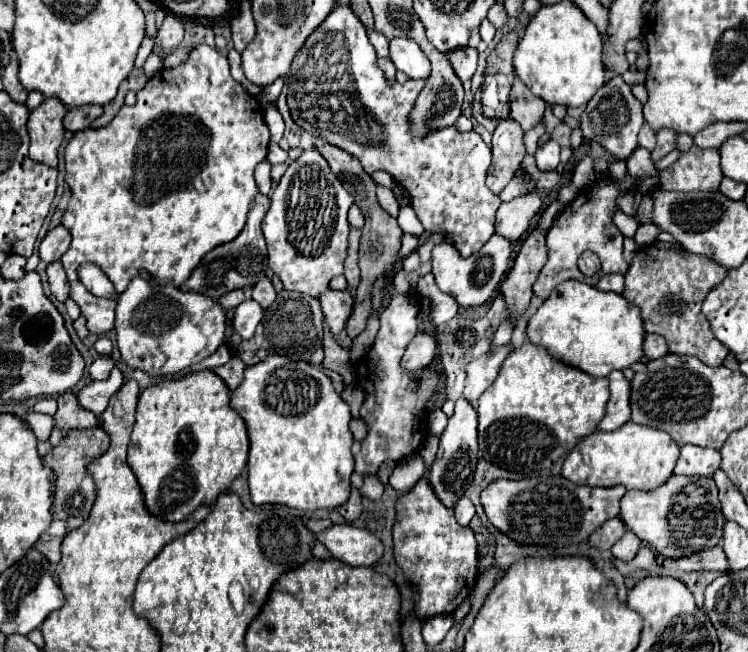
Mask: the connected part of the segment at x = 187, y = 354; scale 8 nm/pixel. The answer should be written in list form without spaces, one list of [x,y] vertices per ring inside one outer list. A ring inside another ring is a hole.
[[[135,277],[129,287],[117,295],[117,315],[115,315],[115,331],[117,331],[117,345],[121,357],[127,365],[141,369],[149,377],[163,377],[163,375],[177,375],[185,367],[191,367],[205,357],[209,357],[225,339],[225,323],[227,315],[225,309],[207,295],[193,293],[193,291],[165,291],[161,285],[153,285],[141,277]]]

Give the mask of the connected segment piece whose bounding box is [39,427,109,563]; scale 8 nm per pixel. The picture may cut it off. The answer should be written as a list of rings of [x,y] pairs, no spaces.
[[[101,427],[71,429],[71,431],[67,431],[65,439],[57,447],[53,447],[51,453],[47,453],[43,457],[43,463],[49,465],[53,475],[55,475],[55,501],[53,501],[53,507],[51,507],[53,523],[41,535],[39,549],[51,563],[57,563],[61,559],[61,541],[63,541],[65,533],[71,531],[71,527],[81,525],[85,521],[85,517],[89,515],[89,505],[93,505],[95,491],[93,491],[93,479],[87,475],[85,465],[91,457],[105,451],[107,443],[109,443],[109,437]]]

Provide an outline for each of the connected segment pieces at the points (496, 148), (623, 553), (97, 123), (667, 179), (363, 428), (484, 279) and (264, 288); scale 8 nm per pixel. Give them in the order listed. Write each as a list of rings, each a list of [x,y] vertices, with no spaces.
[[[507,117],[497,121],[493,131],[493,161],[487,175],[487,187],[493,193],[499,193],[515,177],[525,157],[523,129],[517,125],[519,123],[513,117]]]
[[[627,531],[615,545],[613,545],[613,557],[621,559],[621,561],[631,561],[637,551],[641,549],[641,539],[633,533],[633,531]]]
[[[117,93],[117,97],[111,101],[111,103],[107,103],[105,105],[105,109],[103,109],[103,115],[101,117],[97,117],[93,123],[91,123],[91,127],[93,129],[97,129],[97,127],[103,127],[103,125],[107,125],[115,115],[117,115],[117,111],[121,109],[121,105],[123,105],[123,97],[125,95],[121,95],[121,93]]]
[[[691,147],[687,153],[661,171],[661,189],[665,191],[717,191],[723,179],[717,149]]]
[[[353,418],[350,422],[350,429],[354,439],[359,442],[362,441],[368,433],[368,427],[361,418]]]
[[[493,235],[483,247],[481,251],[463,257],[451,243],[443,241],[439,243],[433,253],[431,253],[431,263],[433,263],[433,275],[435,275],[435,283],[437,287],[451,295],[461,307],[477,307],[483,305],[485,301],[489,301],[495,293],[495,289],[499,287],[501,279],[505,277],[507,269],[509,269],[509,257],[511,257],[511,245],[513,241],[501,235]]]
[[[263,277],[263,279],[253,287],[253,299],[255,299],[263,309],[267,309],[267,307],[275,301],[275,297],[277,297],[277,291],[275,291],[275,287],[273,287],[273,283],[271,283],[269,277]]]

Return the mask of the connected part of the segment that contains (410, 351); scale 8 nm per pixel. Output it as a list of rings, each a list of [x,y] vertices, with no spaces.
[[[417,333],[415,339],[409,343],[403,359],[401,359],[401,367],[407,371],[425,369],[425,365],[431,363],[435,355],[437,355],[437,347],[435,347],[433,335]]]

